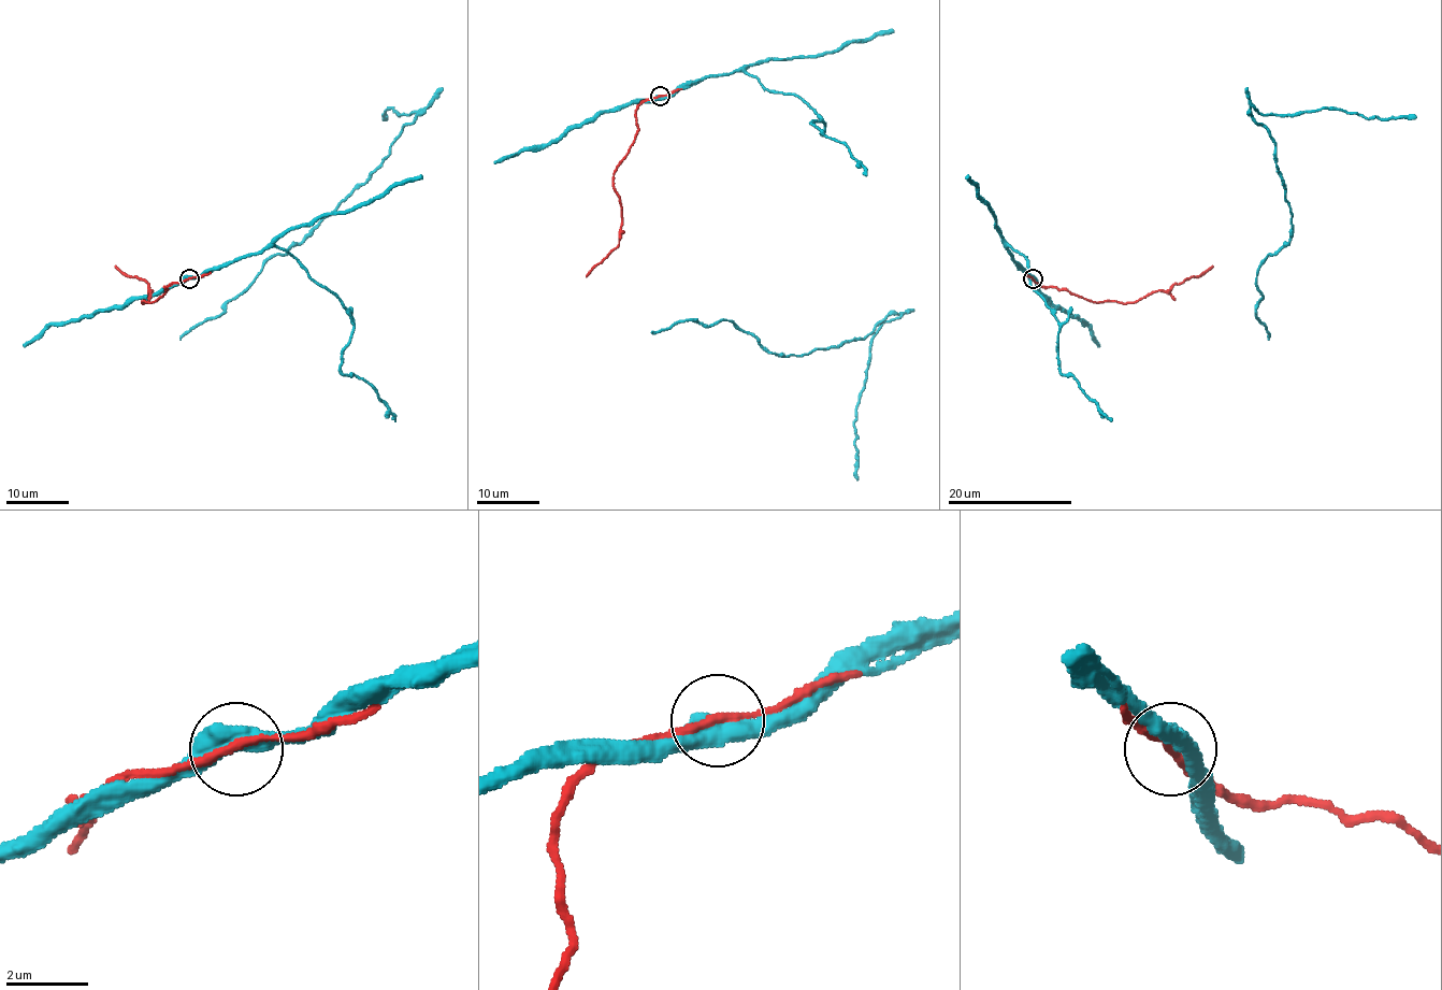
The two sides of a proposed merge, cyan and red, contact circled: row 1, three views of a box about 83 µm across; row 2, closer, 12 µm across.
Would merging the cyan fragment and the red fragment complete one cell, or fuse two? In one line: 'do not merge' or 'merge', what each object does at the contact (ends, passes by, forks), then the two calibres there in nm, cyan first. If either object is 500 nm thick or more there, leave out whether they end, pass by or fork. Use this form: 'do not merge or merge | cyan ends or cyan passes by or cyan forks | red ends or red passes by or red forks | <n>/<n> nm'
merge | 500/190 nm

